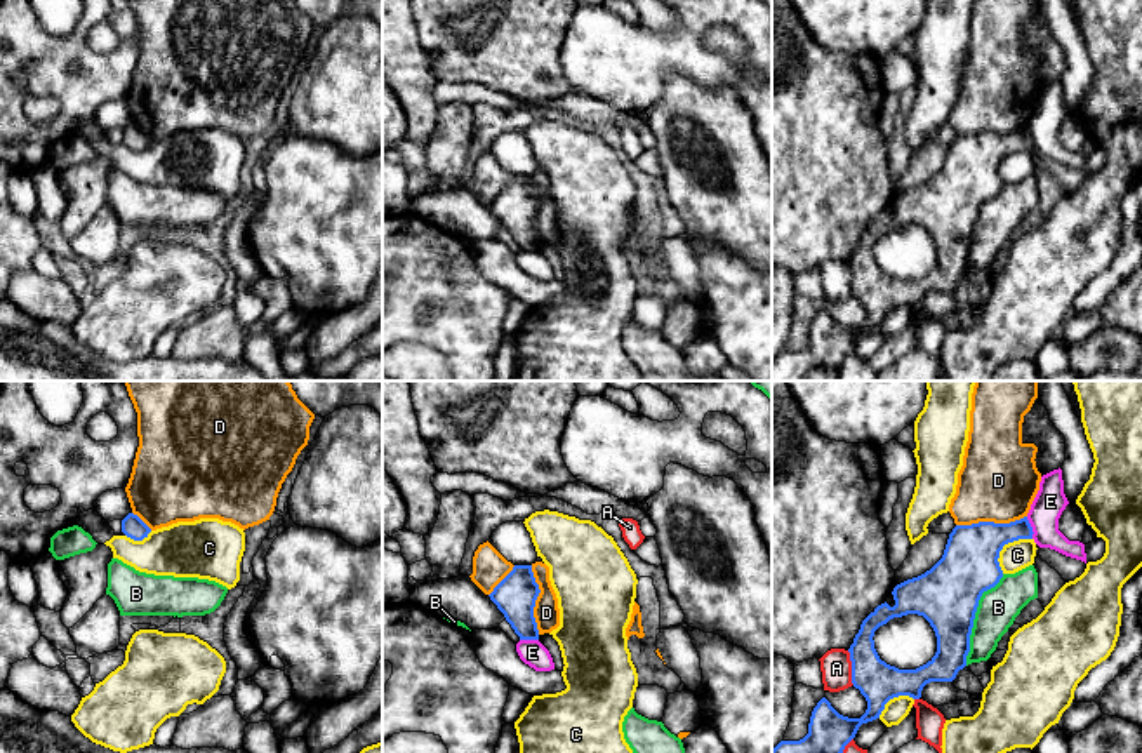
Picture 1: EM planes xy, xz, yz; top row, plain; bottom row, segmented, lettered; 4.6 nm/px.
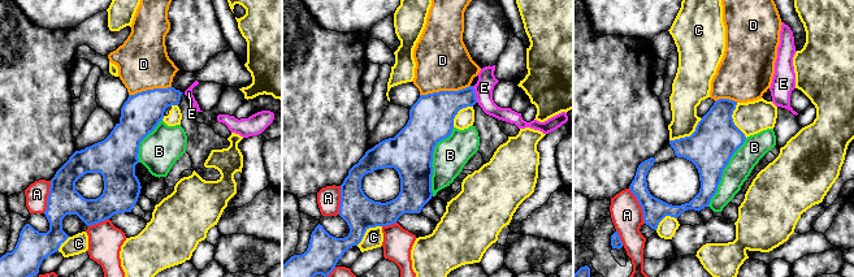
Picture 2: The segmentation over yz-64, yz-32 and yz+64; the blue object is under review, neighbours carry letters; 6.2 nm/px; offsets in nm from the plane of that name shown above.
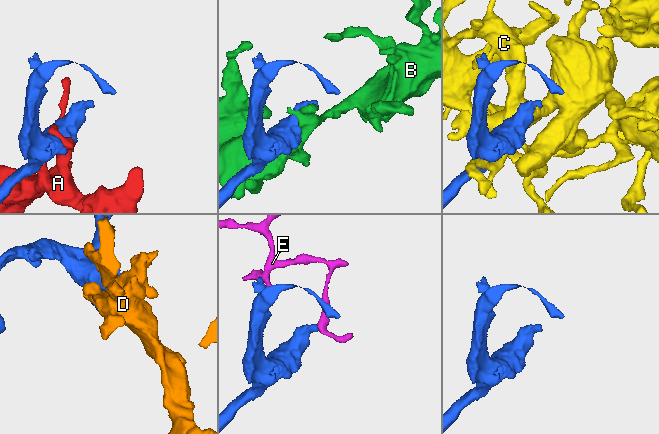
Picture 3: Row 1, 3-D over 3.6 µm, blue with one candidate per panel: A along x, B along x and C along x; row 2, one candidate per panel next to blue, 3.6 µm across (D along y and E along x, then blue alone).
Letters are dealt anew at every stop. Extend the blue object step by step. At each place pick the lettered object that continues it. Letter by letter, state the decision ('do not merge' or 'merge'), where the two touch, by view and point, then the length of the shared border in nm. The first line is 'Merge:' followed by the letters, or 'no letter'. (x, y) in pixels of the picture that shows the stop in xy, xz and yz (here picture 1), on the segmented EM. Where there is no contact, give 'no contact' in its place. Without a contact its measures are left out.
Merge: no letter
A: do not merge; meets blue in yz at (852, 668); contact 160 nm long
B: do not merge; meets blue in yz at (974, 618); contact 460 nm long
C: do not merge; meets blue in yz at (1003, 545); contact 220 nm long
D: do not merge; meets blue in yz at (991, 522); contact 340 nm long
E: do not merge; meets blue in yz at (1031, 527); contact 110 nm long

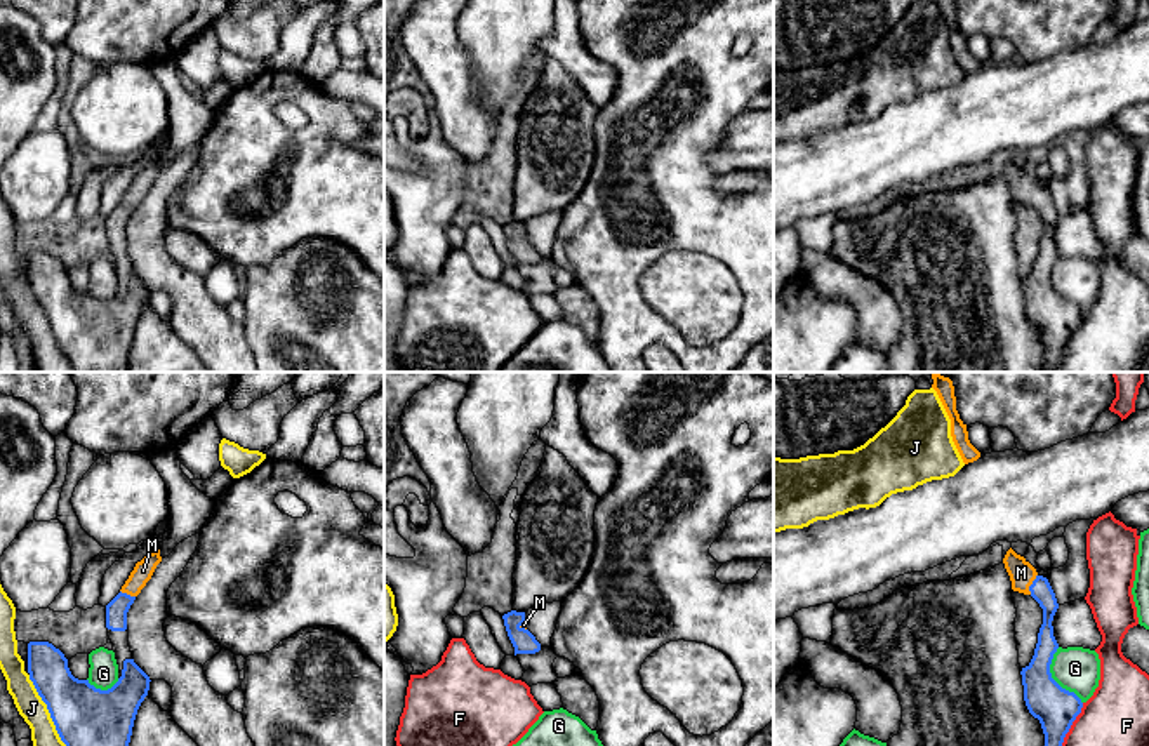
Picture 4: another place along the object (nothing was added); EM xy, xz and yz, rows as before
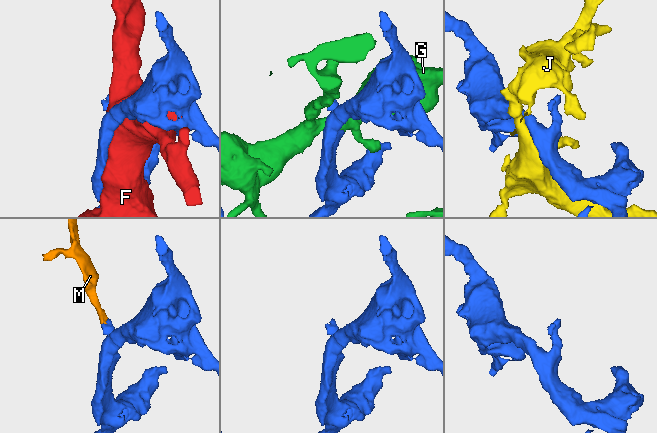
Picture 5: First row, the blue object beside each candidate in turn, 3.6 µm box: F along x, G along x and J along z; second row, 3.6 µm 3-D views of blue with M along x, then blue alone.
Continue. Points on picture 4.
Merge: M
F: do not merge; meets blue in yz at (1071, 724); contact 220 nm long
G: do not merge; meets blue in yz at (1052, 679); contact 280 nm long
J: do not merge; meets blue in xy at (47, 708); contact 380 nm long
M: merge; meets blue in yz at (1031, 585); contact 100 nm long

